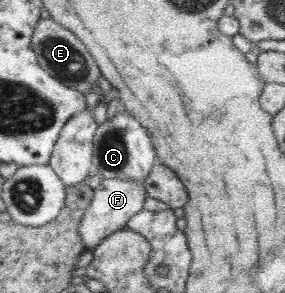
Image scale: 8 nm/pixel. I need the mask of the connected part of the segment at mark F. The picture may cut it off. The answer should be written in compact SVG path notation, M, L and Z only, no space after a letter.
M99 178L94 184L94 197L83 220L79 222L79 236L83 240L85 251L93 251L99 242L111 233L125 227L129 219L143 210L148 197L145 181L124 180L119 178Z

